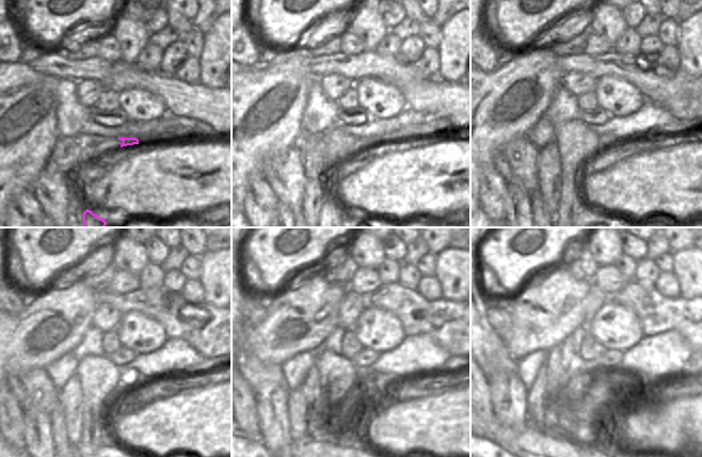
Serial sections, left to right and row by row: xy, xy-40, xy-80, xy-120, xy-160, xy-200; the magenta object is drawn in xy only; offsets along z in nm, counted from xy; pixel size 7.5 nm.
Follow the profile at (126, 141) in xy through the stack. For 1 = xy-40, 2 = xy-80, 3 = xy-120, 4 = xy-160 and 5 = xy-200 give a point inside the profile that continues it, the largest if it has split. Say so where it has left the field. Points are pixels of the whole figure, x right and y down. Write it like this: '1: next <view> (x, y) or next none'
1: next xy-40 (333, 135)
2: next xy-80 (570, 203)
3: next xy-120 (90, 368)
4: next xy-160 (331, 366)
5: next xy-200 (575, 367)

